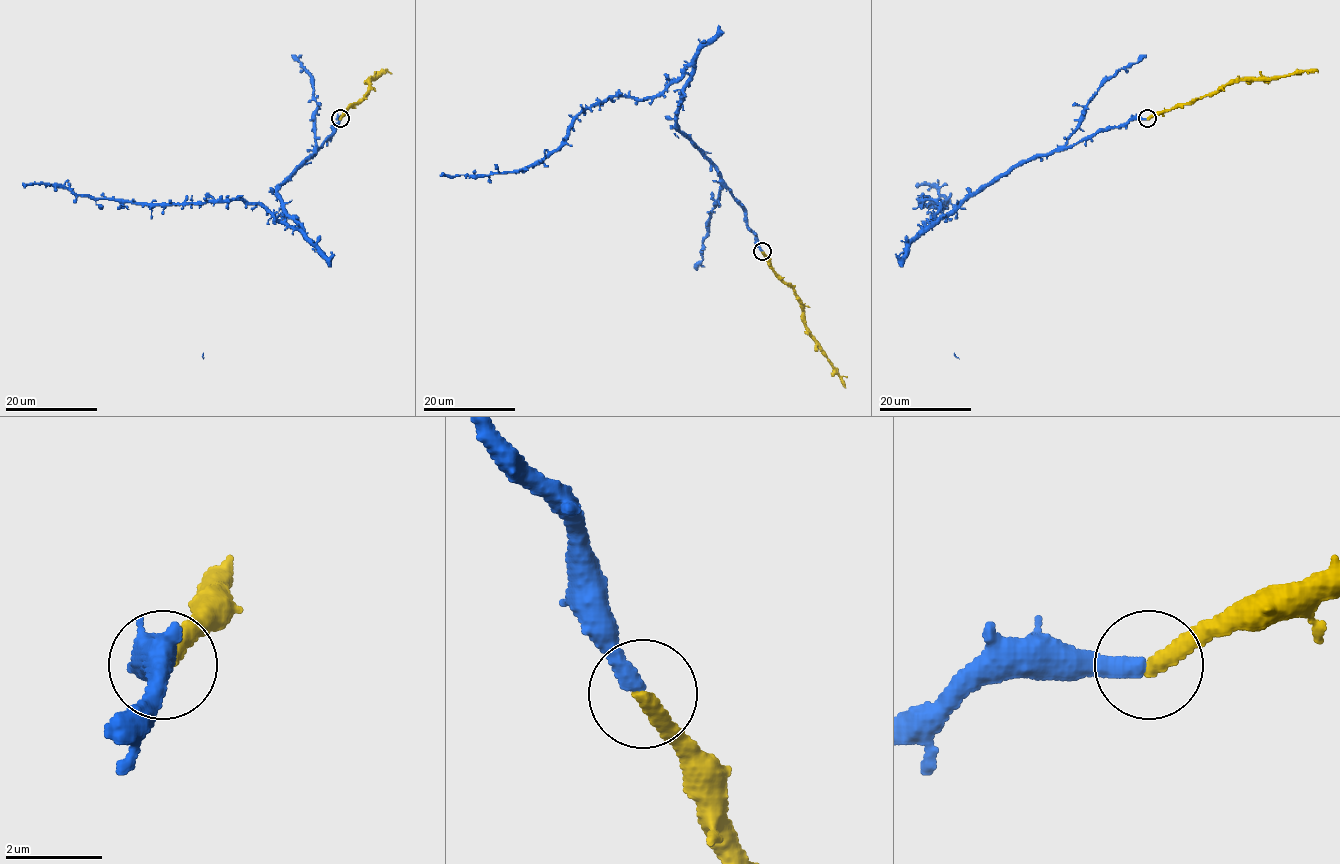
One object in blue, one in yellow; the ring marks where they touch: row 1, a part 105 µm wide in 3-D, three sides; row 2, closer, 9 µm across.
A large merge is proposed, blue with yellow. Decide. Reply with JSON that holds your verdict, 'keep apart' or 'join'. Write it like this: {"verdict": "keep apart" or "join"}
{"verdict": "join"}

